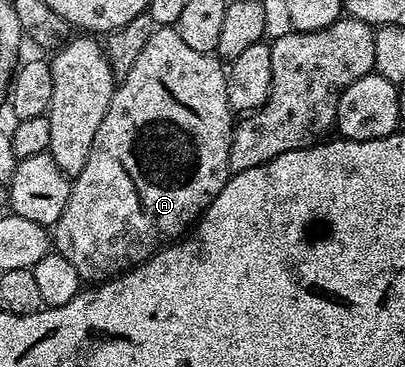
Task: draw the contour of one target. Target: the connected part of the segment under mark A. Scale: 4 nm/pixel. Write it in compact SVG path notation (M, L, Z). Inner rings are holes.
M156 27L153 38L149 38L149 42L145 42L145 50L141 50L141 54L137 54L137 62L133 62L133 70L129 70L129 74L118 81L113 98L109 102L109 110L105 110L105 119L101 121L97 135L93 138L93 150L89 150L89 159L85 161L85 170L81 170L81 174L74 177L69 202L65 206L61 218L53 226L54 251L62 254L76 268L79 279L83 282L106 282L116 276L123 275L124 272L130 272L138 264L144 264L145 261L152 259L156 252L166 249L172 242L178 241L206 212L207 207L217 198L217 194L221 194L221 190L227 185L231 172L229 146L231 145L232 131L233 113L227 101L227 73L224 65L214 55L192 50L174 27Z

